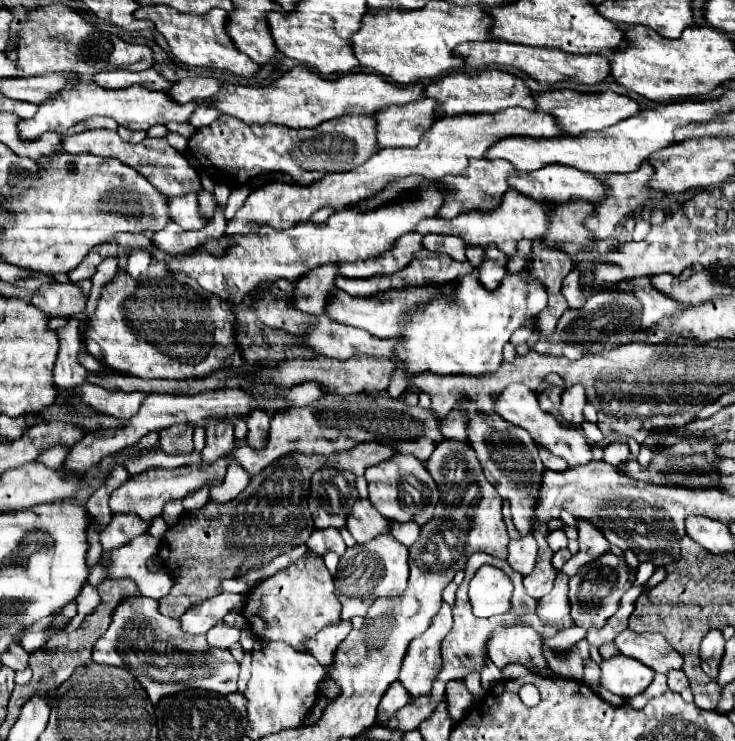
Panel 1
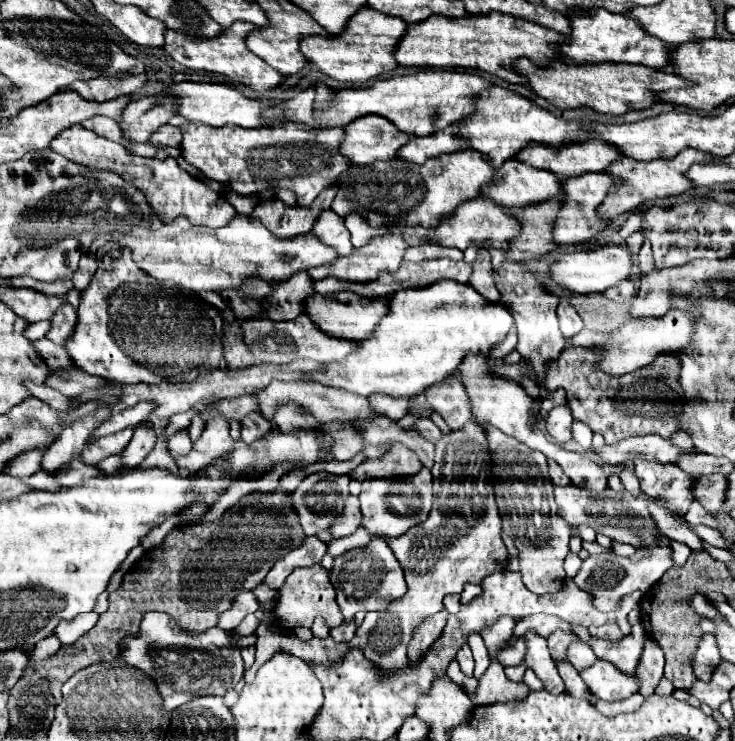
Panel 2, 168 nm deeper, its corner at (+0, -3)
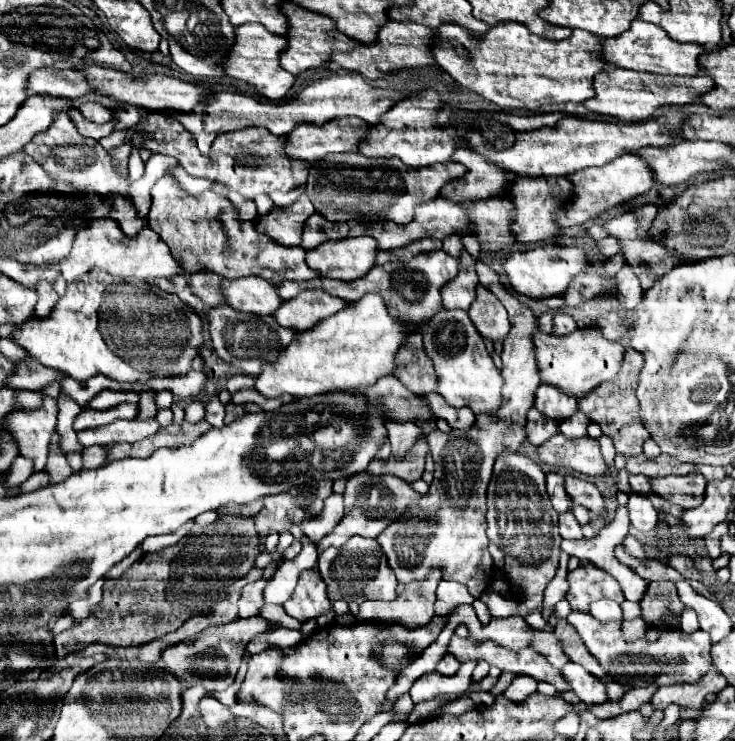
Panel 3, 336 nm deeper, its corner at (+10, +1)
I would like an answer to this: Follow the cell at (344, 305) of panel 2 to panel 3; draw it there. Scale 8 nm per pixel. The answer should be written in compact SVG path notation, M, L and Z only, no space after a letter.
M301 290L295 298L283 302L273 318L283 328L311 328L313 324L321 322L323 318L332 316L339 310L346 308L349 303L344 300L329 296L323 290Z

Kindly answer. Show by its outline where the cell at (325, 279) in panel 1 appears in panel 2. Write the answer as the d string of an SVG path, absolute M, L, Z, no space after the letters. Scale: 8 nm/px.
M295 272L287 284L273 284L275 292L267 298L265 310L271 320L293 320L305 312L305 300L315 294L313 278L307 272Z

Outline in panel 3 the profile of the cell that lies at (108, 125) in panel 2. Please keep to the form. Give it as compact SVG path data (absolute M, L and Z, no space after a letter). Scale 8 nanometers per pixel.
M83 102L79 106L79 110L81 110L81 114L87 120L91 120L91 122L97 124L106 123L112 117L112 110L107 108L107 106L103 106L103 104L97 104L97 102Z

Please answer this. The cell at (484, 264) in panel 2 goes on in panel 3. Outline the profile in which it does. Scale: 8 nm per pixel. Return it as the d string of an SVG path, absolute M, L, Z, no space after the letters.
M473 270L459 272L451 282L447 282L441 288L443 308L447 308L447 310L453 310L453 308L467 310L469 304L473 302L473 292L475 292L477 284L479 284L477 274Z

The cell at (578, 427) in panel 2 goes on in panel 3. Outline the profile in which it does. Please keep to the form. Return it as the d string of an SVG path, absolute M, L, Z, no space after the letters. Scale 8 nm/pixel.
M579 410L577 414L573 414L571 418L567 418L559 424L559 432L567 438L581 438L587 434L589 424L591 424L591 418Z

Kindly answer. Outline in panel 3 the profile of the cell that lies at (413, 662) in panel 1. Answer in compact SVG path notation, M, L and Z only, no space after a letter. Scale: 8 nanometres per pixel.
M433 568L423 580L397 586L397 598L391 602L369 600L363 602L355 622L369 622L373 618L397 618L407 628L425 626L433 618L435 588L443 580L441 568Z

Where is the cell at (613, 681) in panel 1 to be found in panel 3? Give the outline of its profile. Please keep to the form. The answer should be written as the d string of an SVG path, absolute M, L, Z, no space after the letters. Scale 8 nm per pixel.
M567 662L561 668L561 676L569 684L569 690L575 692L579 702L585 702L585 704L603 704L603 702L607 702L605 684L601 680L597 680L595 676L587 674L585 668L581 668L579 664Z

